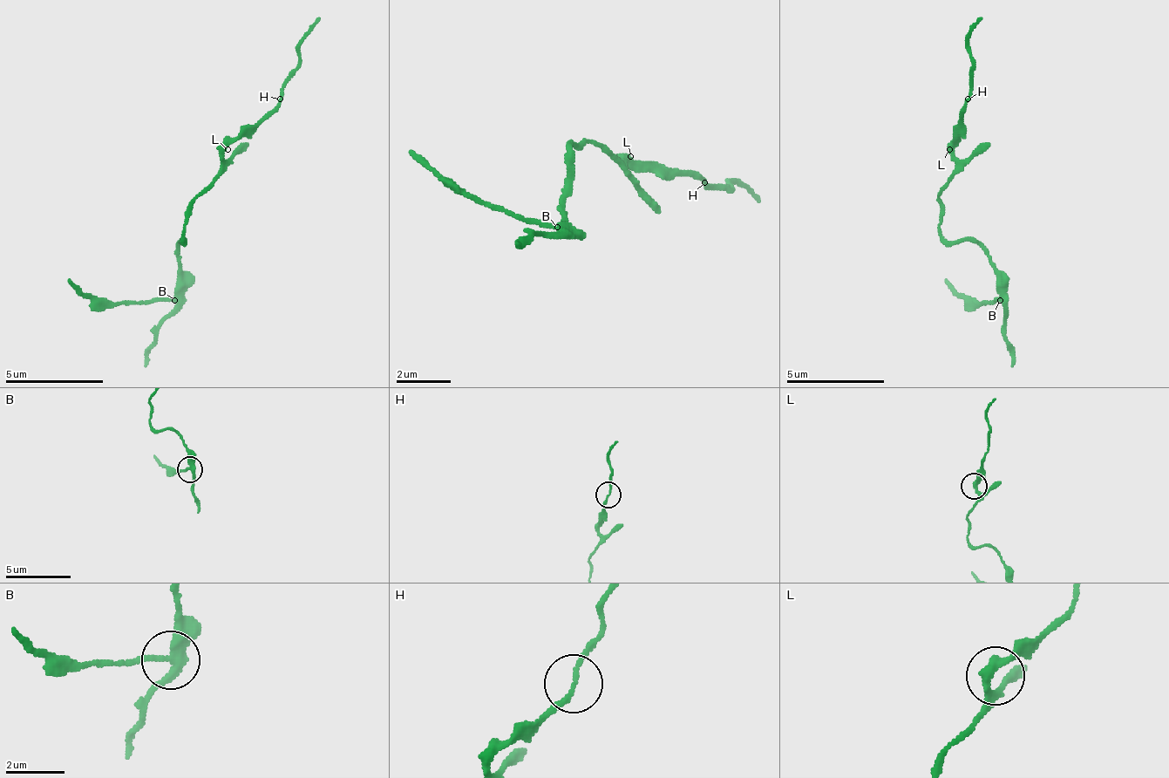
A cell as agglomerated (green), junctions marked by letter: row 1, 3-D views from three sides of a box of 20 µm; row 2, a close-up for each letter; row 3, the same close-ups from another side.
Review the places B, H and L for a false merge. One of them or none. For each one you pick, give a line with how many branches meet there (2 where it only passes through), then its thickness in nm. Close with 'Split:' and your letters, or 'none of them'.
B: branches 3; calibre 280 nm
Split: B

